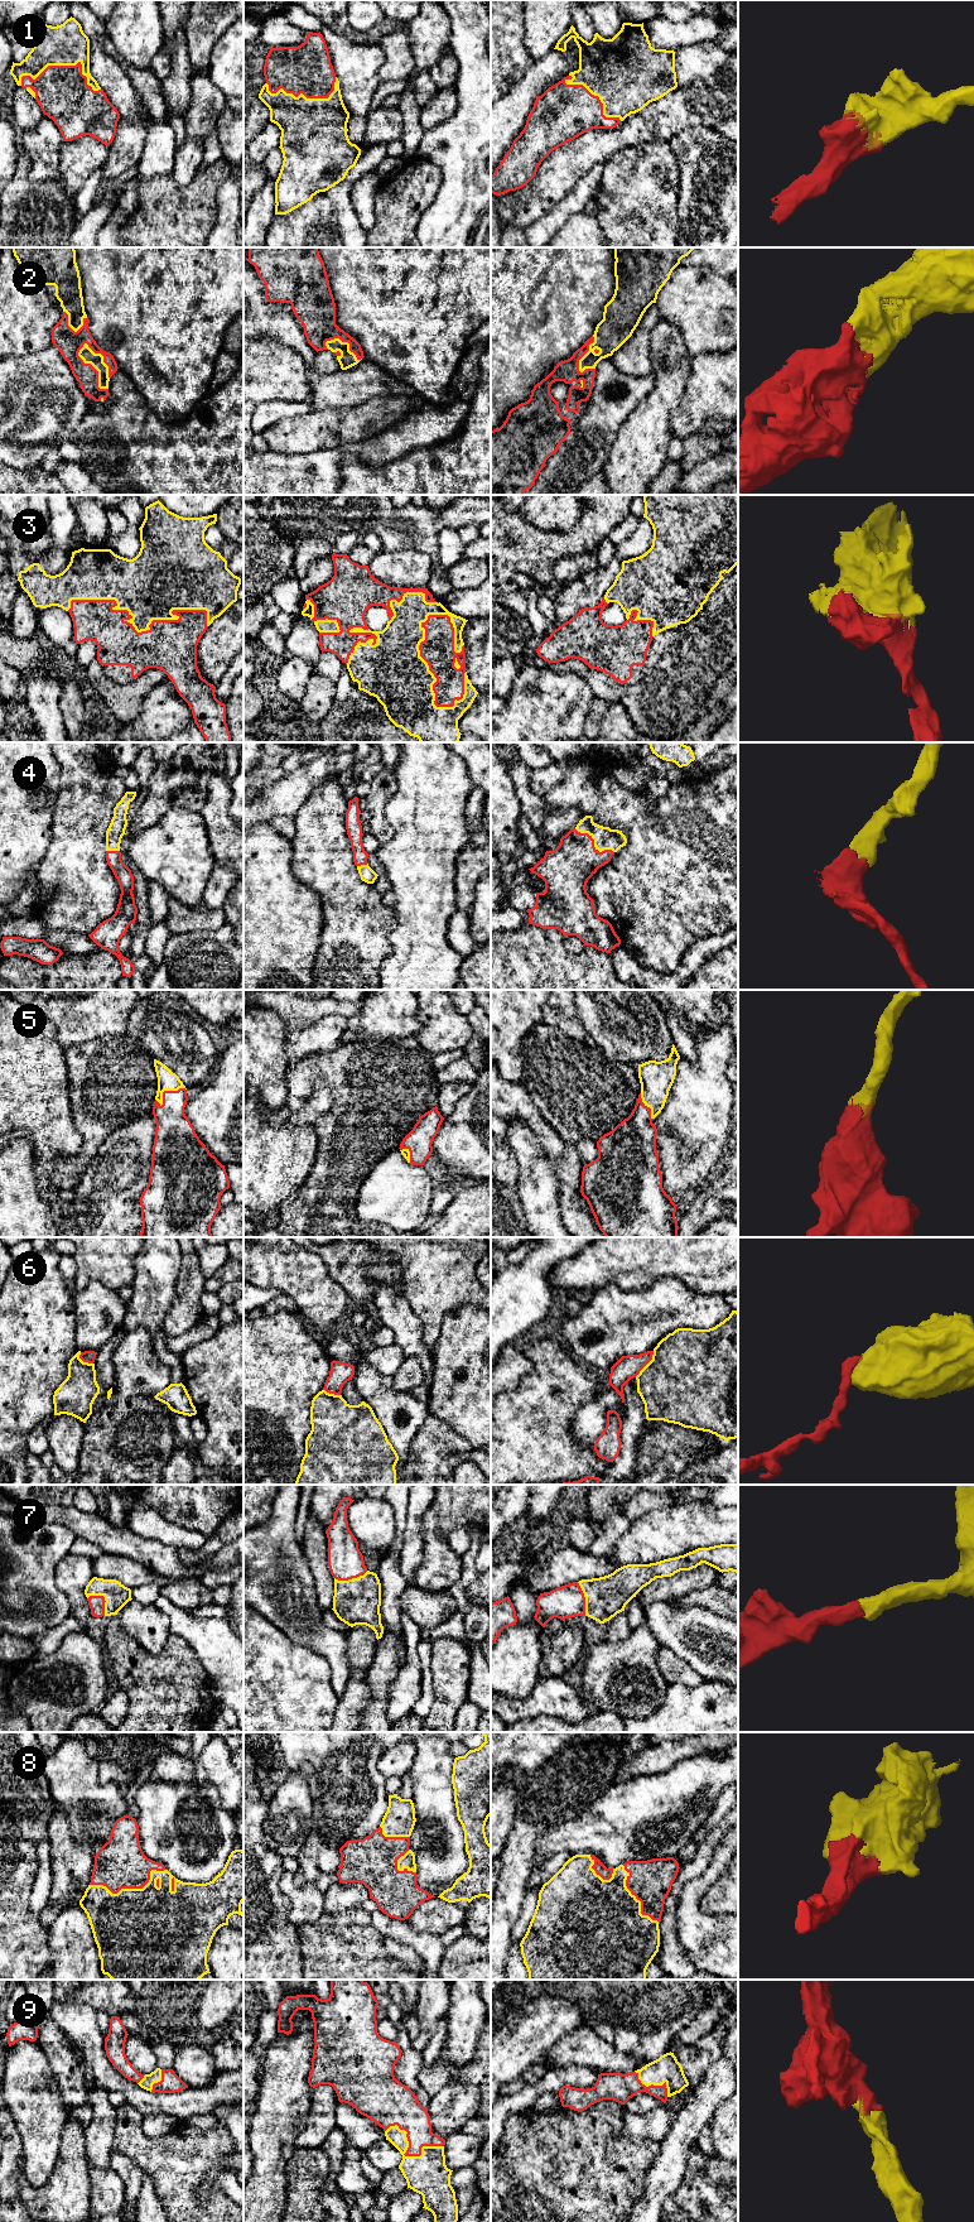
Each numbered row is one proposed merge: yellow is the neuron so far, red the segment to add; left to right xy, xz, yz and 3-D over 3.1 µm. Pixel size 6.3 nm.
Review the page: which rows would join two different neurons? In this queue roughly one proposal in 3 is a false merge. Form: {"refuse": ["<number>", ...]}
{"refuse": ["6"]}

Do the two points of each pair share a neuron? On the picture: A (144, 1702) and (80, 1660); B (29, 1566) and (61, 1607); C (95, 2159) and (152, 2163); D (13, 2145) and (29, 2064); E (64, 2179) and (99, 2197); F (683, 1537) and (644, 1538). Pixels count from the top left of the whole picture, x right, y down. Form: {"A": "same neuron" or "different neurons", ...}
{"A": "different neurons", "B": "same neuron", "C": "different neurons", "D": "different neurons", "E": "different neurons", "F": "same neuron"}

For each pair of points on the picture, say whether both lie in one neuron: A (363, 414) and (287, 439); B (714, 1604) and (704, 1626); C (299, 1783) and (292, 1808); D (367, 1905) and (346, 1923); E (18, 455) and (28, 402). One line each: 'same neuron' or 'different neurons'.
A: same neuron
B: different neurons
C: same neuron
D: different neurons
E: same neuron

